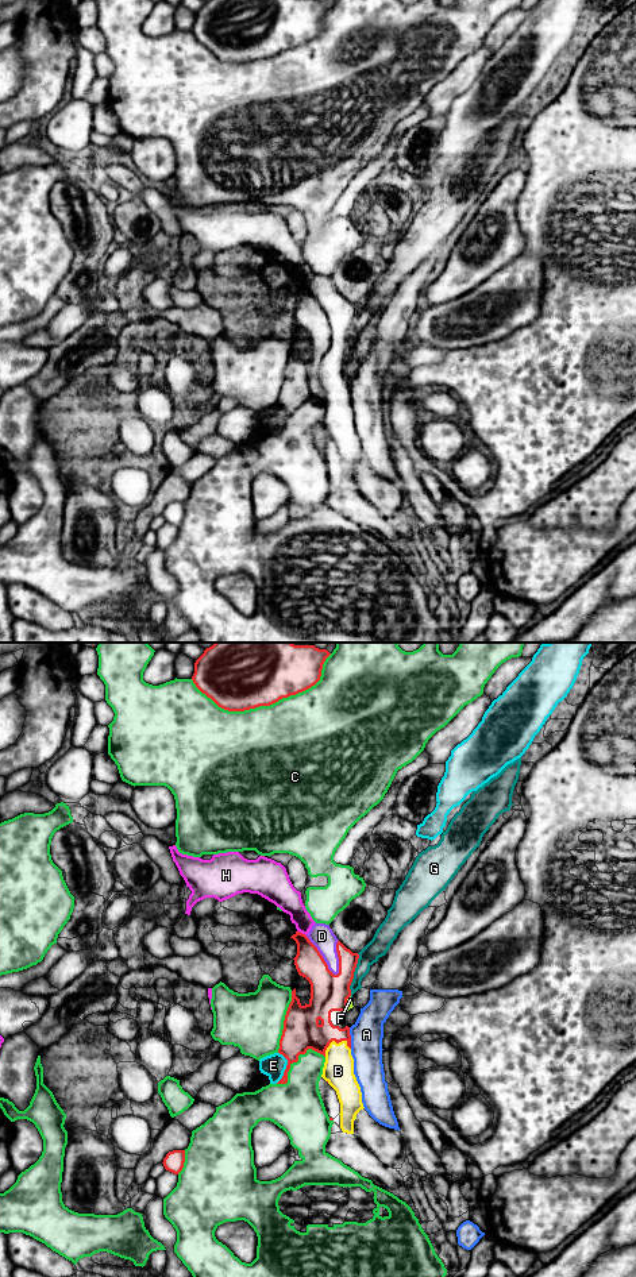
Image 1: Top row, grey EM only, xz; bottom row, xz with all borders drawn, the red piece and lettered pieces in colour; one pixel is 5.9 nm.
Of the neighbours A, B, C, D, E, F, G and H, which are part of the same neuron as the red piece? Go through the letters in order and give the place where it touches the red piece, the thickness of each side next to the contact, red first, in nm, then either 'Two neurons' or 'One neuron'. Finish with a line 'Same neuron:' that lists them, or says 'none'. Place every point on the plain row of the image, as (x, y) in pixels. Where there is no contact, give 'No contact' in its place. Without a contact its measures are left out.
A: Touches red at xz (350, 390). Thickness 180 nm (red) against 190 nm. Two neurons
B: Touches red at xz (332, 392). Thickness 220 nm (red) against 180 nm. Two neurons
C: Touches red at xz (266, 57). Thickness 380 nm (red) against 500 nm. Two neurons
D: Touches red at xz (322, 308). Thickness 220 nm (red) against 140 nm. Two neurons
E: Touches red at xz (286, 420). Thickness 220 nm (red) against 140 nm. Two neurons
F: Touches red at xz (346, 355). Thickness 220 nm (red) against 30 nm. Two neurons
G: Touches red at xz (353, 327). Thickness 220 nm (red) against 120 nm. Two neurons
H: Touches red at xz (301, 285). Thickness 170 nm (red) against 160 nm. Two neurons
Same neuron: none

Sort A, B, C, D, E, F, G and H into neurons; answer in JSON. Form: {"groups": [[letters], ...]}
{"groups": [["A", "F", "G"], ["B", "D"], ["C"], ["E"], ["H"]]}

